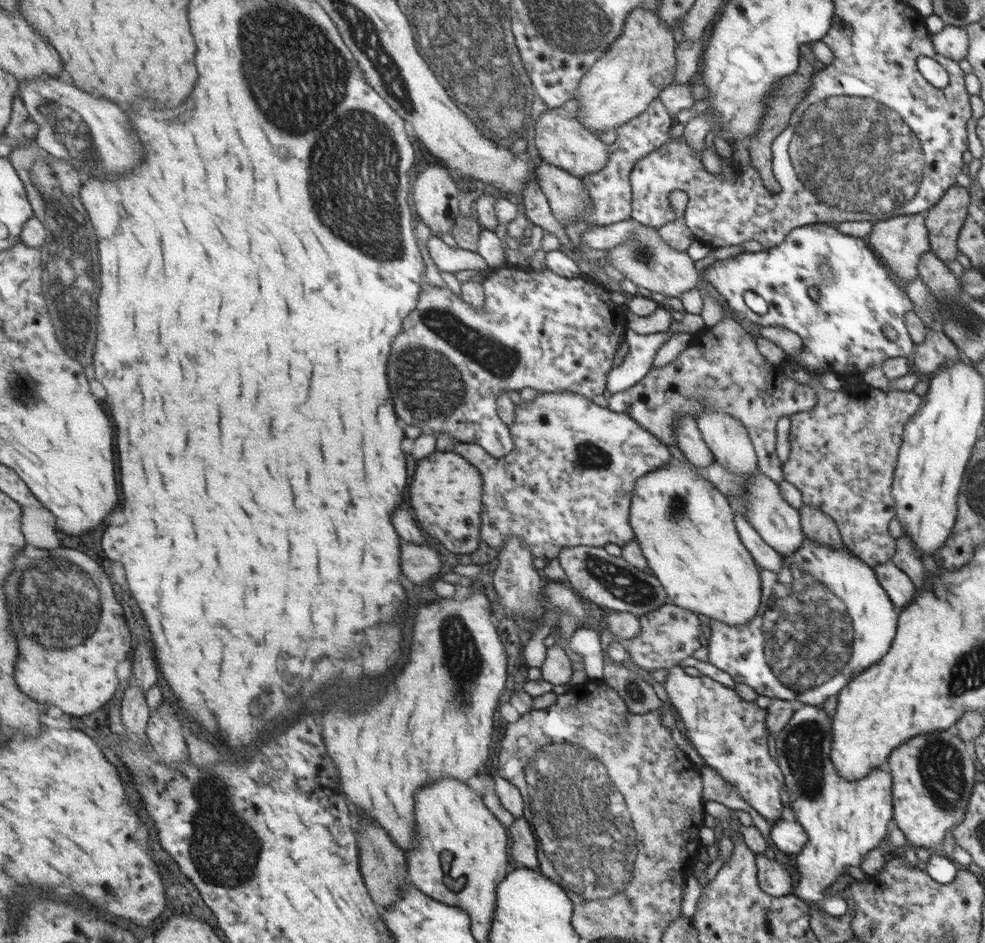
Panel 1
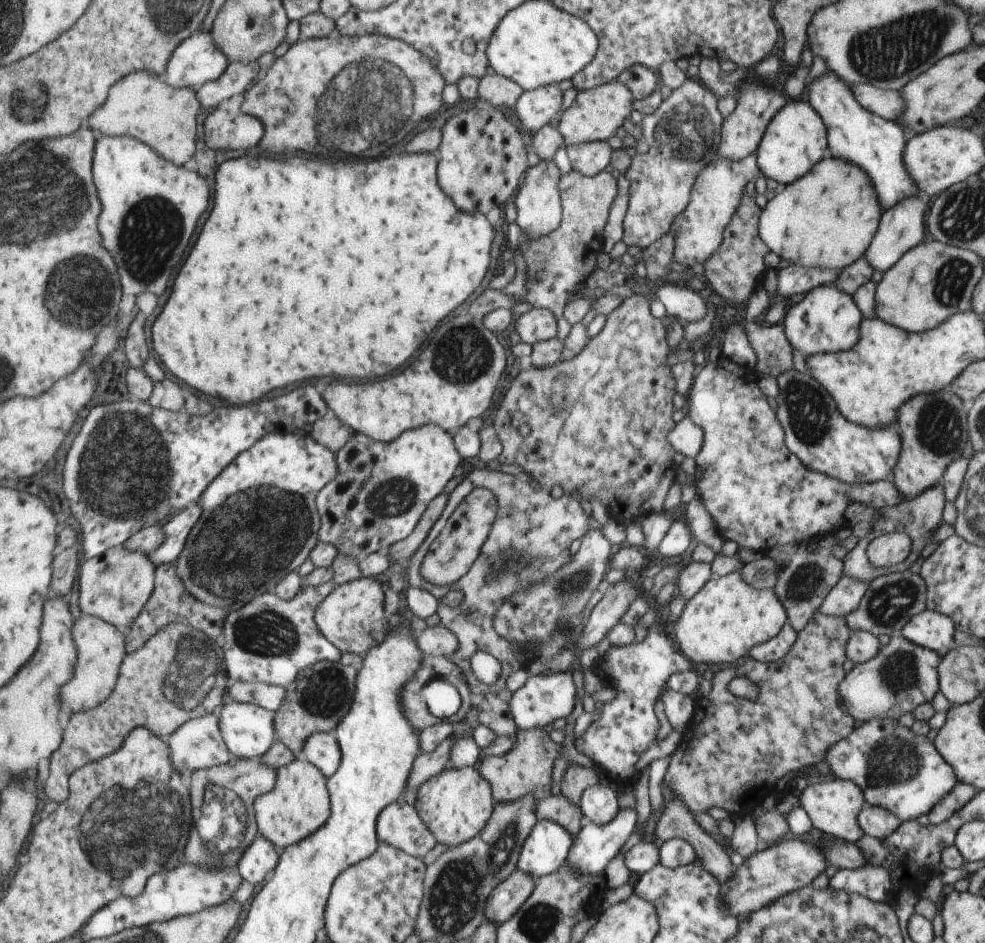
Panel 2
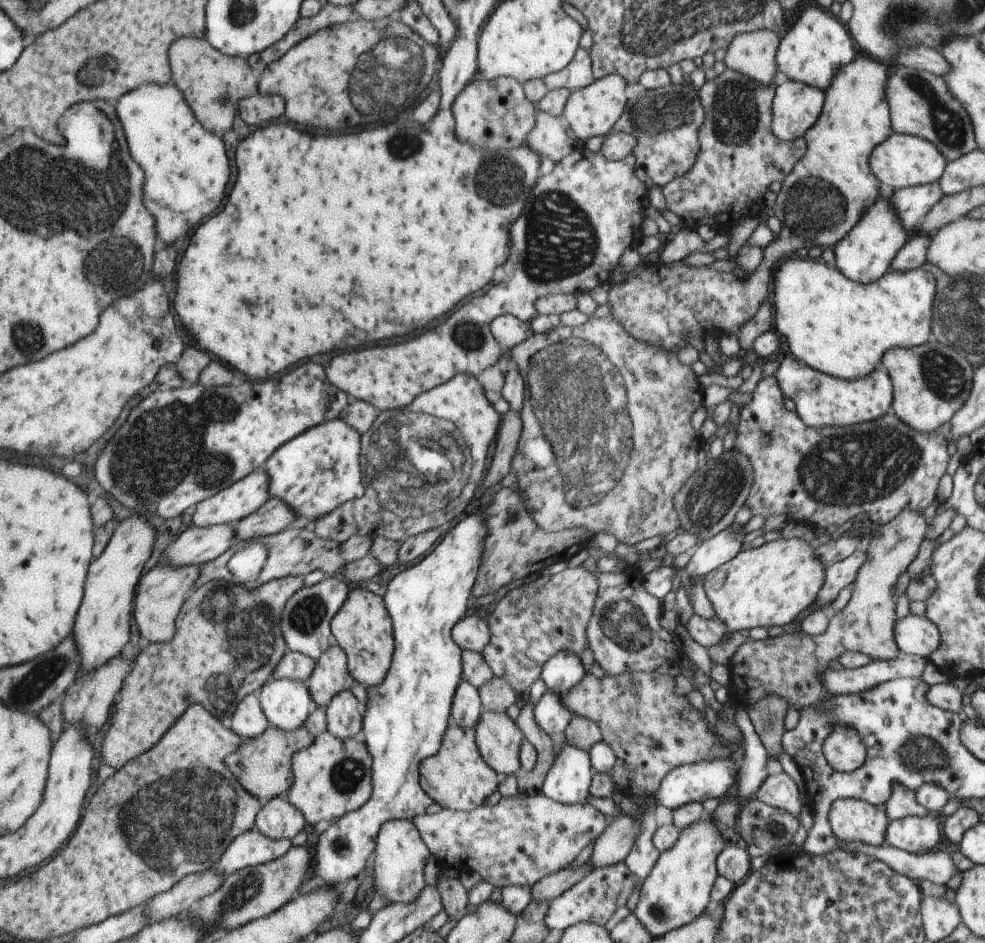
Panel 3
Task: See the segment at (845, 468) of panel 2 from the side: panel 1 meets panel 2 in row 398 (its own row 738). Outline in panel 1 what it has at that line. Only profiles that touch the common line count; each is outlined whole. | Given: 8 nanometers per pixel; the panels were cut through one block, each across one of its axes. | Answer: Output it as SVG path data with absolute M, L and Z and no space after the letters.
M797 705L789 724L775 738L777 758L785 774L788 800L792 814L798 818L808 835L806 844L801 848L796 858L800 882L796 896L810 904L815 914L819 910L833 917L842 916L848 912L844 898L826 898L826 888L838 880L846 870L846 866L859 866L860 860L876 848L888 832L888 822L892 818L893 786L892 772L886 767L874 769L868 776L857 781L847 781L841 777L832 760L833 717L828 716L822 706Z

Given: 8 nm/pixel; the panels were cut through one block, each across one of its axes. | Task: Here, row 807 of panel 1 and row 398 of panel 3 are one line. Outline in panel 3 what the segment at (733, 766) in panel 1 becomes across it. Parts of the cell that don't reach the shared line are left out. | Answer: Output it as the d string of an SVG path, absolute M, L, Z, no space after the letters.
M774 375L759 380L752 393L752 402L740 409L740 420L735 427L736 442L733 448L740 450L753 462L755 483L746 500L752 514L769 516L786 514L789 521L805 523L810 527L842 526L859 514L869 514L869 520L880 527L888 526L904 510L924 511L932 504L937 488L950 461L948 441L940 430L918 432L905 424L894 412L878 420L854 424L854 426L830 426L812 428L798 416L784 408L784 396Z

